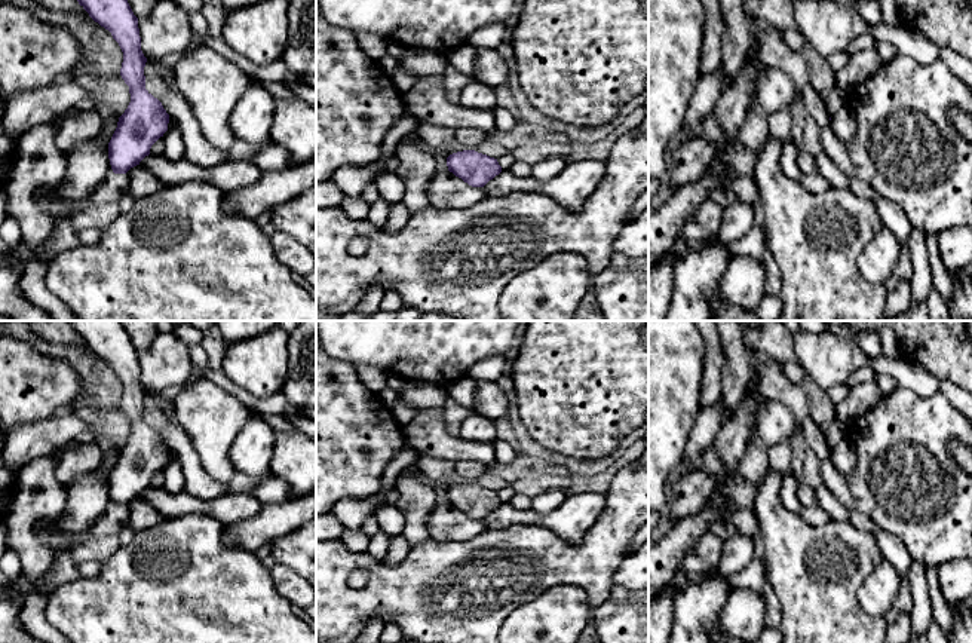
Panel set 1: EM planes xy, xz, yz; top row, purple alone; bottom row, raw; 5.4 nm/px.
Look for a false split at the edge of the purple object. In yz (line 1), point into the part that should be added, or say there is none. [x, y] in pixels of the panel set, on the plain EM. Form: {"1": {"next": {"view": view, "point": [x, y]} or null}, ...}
{"1": {"next": null}}

